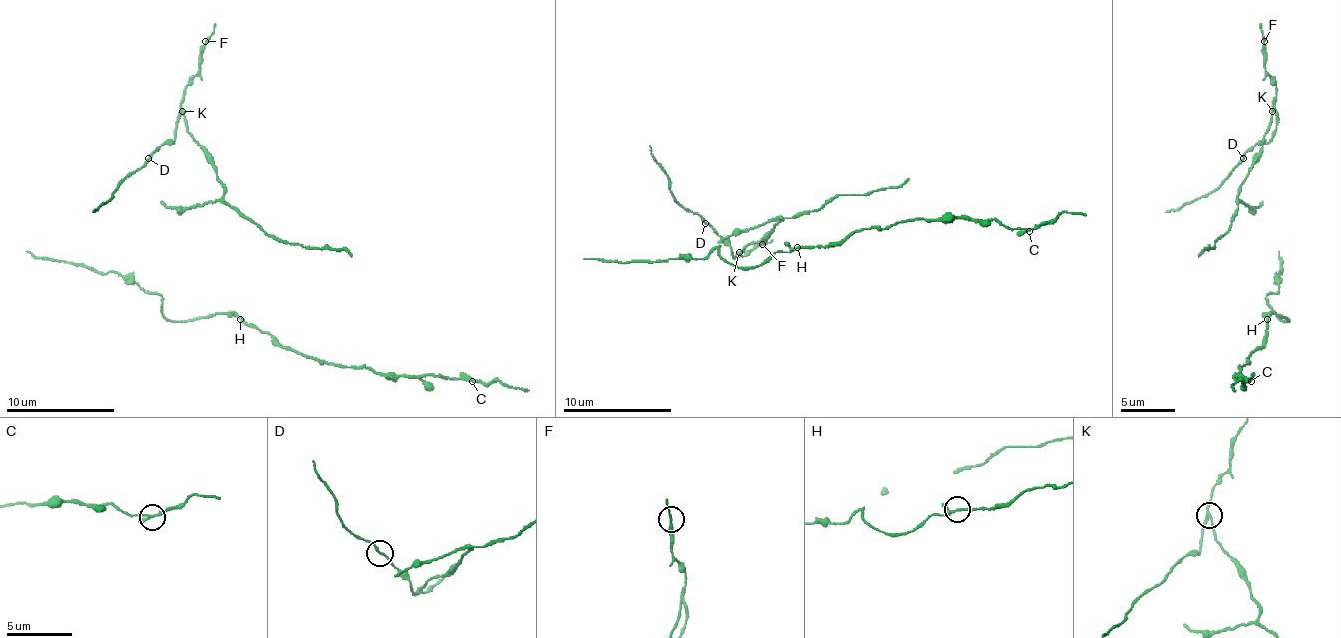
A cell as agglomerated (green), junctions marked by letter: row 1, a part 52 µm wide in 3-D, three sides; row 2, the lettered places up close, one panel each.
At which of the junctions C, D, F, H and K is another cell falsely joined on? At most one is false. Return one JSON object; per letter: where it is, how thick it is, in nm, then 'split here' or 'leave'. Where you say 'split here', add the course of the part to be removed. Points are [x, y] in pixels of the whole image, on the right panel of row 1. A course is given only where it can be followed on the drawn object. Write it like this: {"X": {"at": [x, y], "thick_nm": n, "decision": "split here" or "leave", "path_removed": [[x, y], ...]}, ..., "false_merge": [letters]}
{"C": {"at": [1251, 381], "thick_nm": 190, "decision": "leave"}, "D": {"at": [1243, 158], "thick_nm": 180, "decision": "leave"}, "F": {"at": [1264, 41], "thick_nm": 200, "decision": "leave"}, "H": {"at": [1267, 319], "thick_nm": 180, "decision": "leave"}, "K": {"at": [1272, 111], "thick_nm": 180, "decision": "split here", "path_removed": [[1272, 111], [1270, 131], [1237, 199], [1232, 226], [1199, 256]]}, "false_merge": ["K"]}

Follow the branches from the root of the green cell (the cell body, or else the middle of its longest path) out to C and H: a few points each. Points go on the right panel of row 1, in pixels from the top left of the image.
C: (1278, 291), (1267, 297), (1267, 305), (1286, 321), (1272, 313), (1267, 319), (1264, 343), (1237, 376), (1251, 381)
H: (1278, 291), (1267, 297), (1267, 305), (1278, 319), (1286, 321), (1272, 313), (1267, 319)

